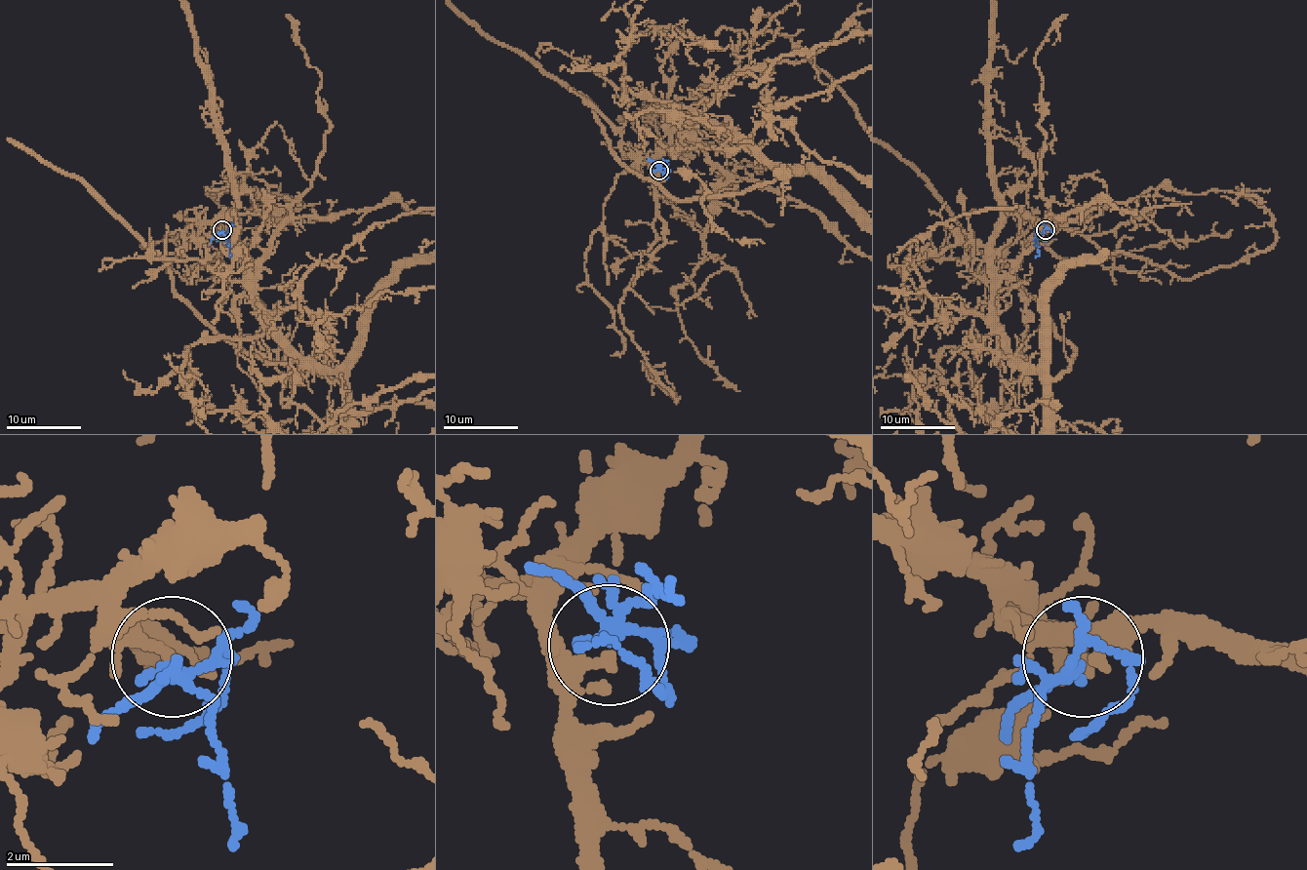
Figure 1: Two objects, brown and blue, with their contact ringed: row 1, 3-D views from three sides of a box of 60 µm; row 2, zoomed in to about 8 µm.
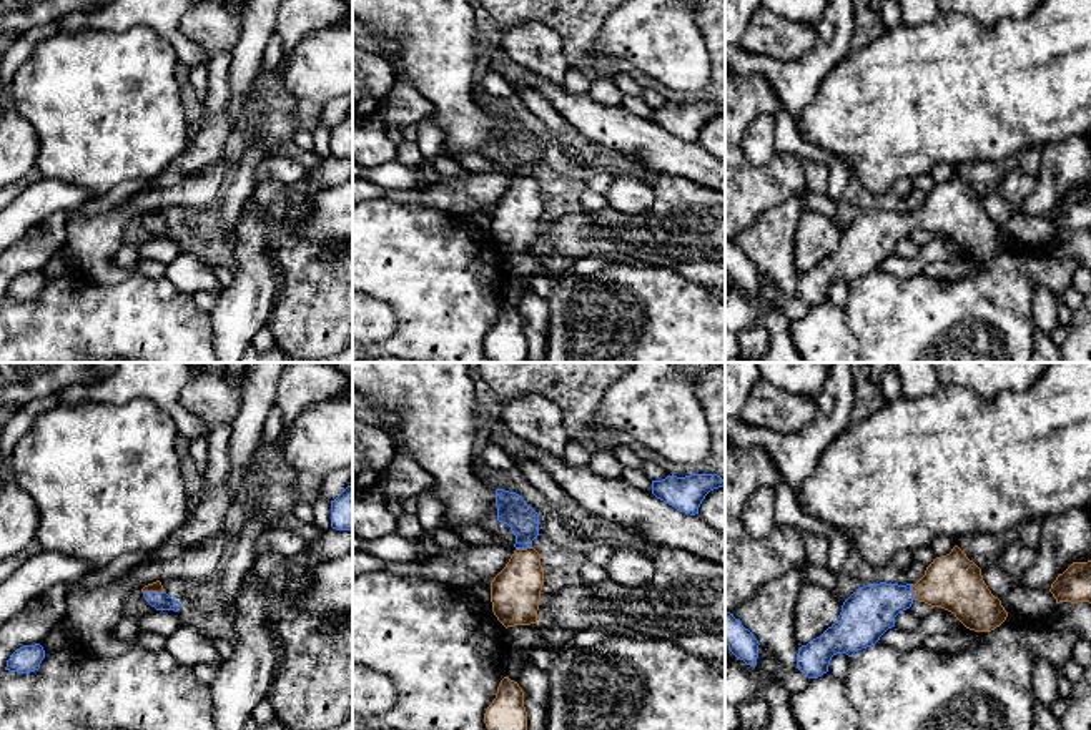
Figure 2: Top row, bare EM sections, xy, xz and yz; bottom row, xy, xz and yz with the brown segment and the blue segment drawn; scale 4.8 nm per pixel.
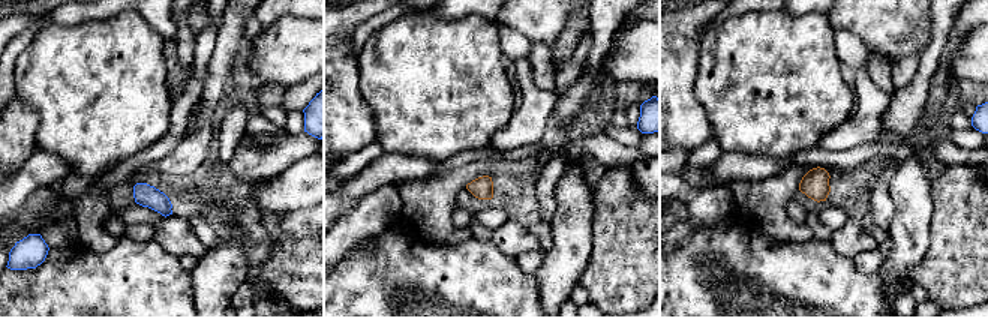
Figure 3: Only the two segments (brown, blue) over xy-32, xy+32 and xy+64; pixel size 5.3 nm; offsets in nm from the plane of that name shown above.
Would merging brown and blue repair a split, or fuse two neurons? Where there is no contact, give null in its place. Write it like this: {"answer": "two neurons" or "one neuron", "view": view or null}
{"answer": "one neuron", "view": "xy"}

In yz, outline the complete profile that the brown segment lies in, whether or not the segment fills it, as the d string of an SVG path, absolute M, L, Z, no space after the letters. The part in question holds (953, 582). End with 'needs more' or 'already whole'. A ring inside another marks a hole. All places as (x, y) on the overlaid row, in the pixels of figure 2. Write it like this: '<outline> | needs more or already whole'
M955 545L950 554L936 557L916 584L898 585L880 582L863 585L853 592L843 602L835 624L820 637L798 649L797 668L808 678L822 677L828 672L833 655L847 654L852 657L855 652L875 645L888 629L895 627L895 617L910 609L915 600L951 612L966 629L975 632L991 632L1008 617L1001 600L985 584L981 569Z | needs more

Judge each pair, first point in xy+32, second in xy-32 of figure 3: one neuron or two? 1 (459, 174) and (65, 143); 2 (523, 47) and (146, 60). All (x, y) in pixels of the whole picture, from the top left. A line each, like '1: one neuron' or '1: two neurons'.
1: two neurons
2: two neurons

